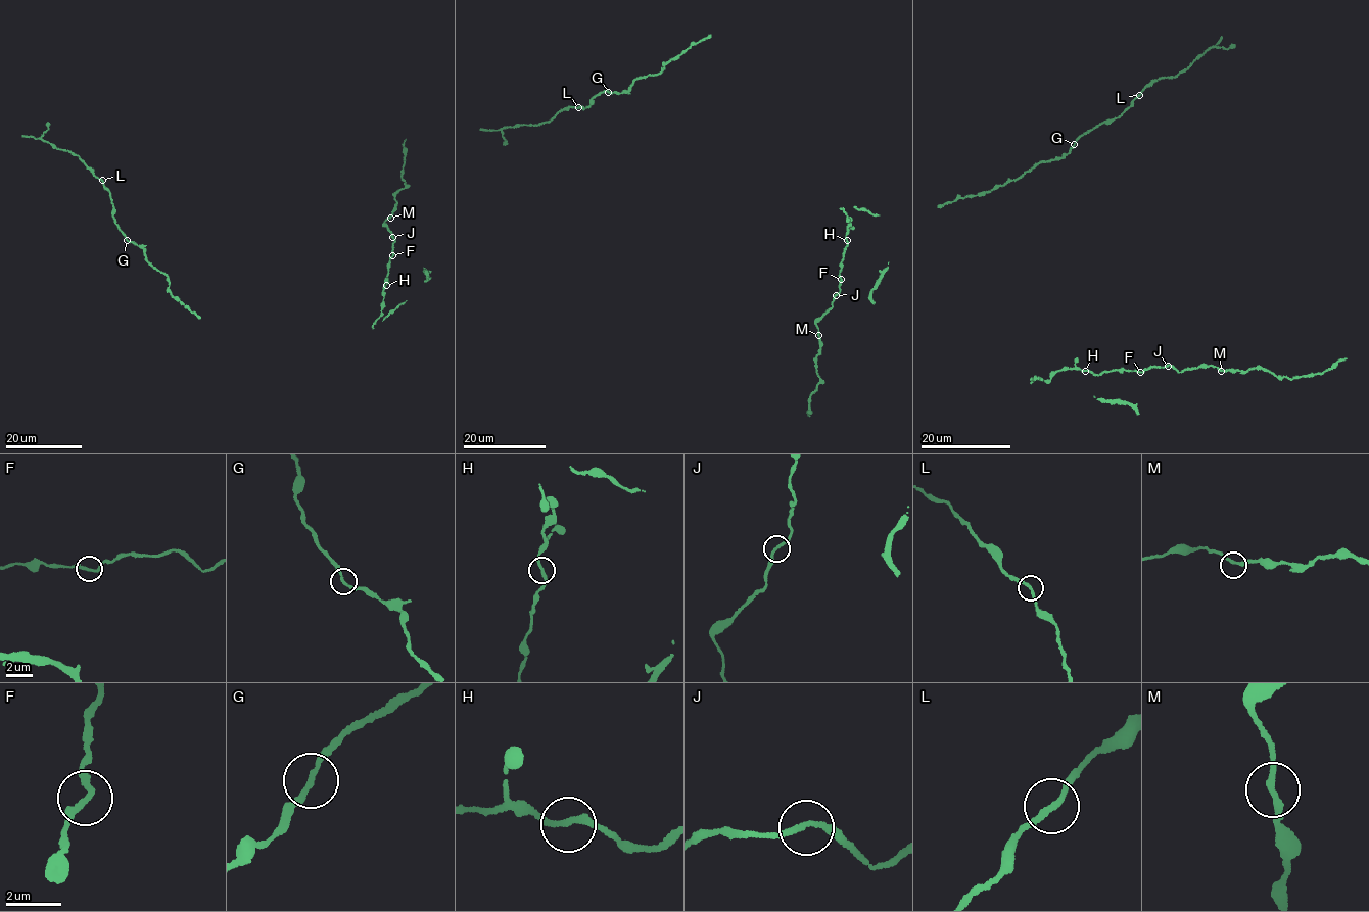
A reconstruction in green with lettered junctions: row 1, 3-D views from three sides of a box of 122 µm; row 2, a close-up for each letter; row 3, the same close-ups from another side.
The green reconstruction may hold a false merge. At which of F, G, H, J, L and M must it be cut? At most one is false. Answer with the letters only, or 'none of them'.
none of them

